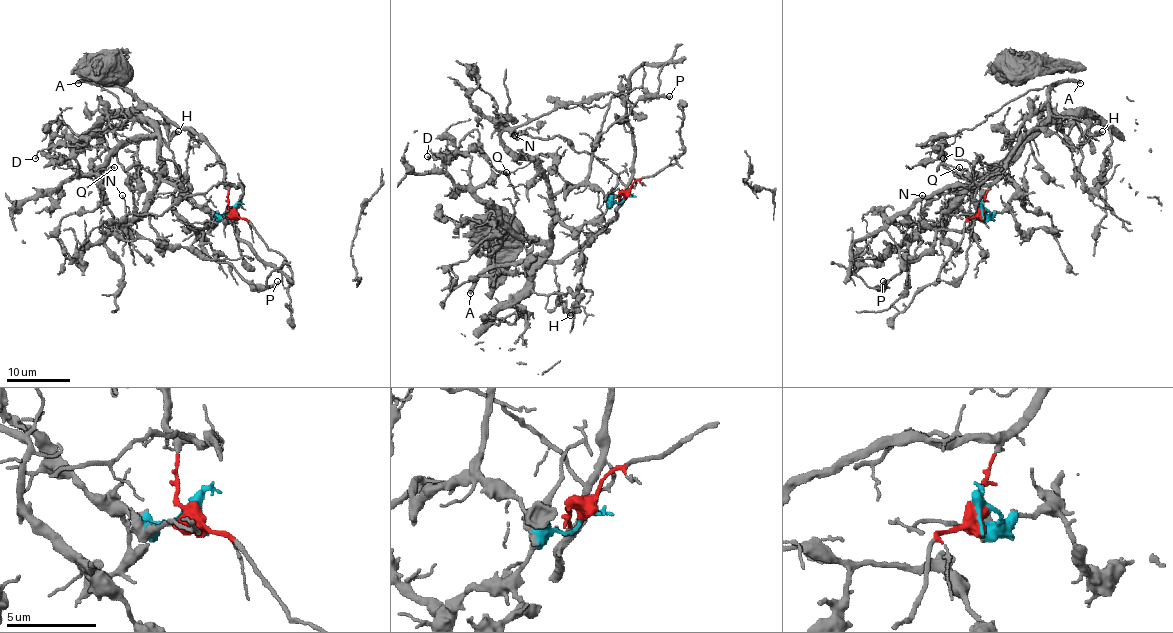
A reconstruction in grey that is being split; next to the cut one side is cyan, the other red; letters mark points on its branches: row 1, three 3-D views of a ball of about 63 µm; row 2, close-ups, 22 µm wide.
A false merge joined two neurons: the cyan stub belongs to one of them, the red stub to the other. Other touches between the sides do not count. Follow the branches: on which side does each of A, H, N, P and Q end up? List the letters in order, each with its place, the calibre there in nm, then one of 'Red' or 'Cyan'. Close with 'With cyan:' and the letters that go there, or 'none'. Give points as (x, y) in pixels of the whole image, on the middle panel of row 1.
A: Place: (470, 293). Thickness 400 nm. Red
H: Place: (570, 315). Thickness 320 nm. Cyan
N: Place: (514, 135). Thickness 120 nm. Red
P: Place: (669, 96). Thickness 200 nm. Cyan
Q: Place: (506, 172). Thickness 110 nm. Cyan
With cyan: H, P, Q

